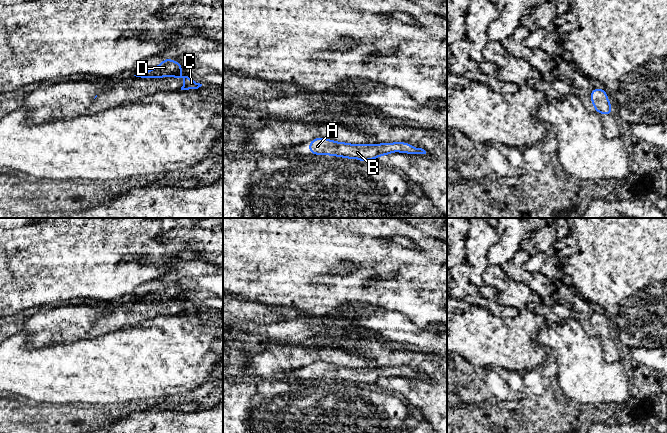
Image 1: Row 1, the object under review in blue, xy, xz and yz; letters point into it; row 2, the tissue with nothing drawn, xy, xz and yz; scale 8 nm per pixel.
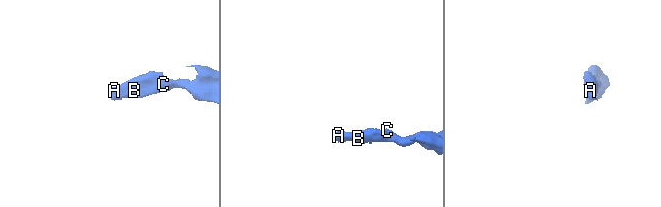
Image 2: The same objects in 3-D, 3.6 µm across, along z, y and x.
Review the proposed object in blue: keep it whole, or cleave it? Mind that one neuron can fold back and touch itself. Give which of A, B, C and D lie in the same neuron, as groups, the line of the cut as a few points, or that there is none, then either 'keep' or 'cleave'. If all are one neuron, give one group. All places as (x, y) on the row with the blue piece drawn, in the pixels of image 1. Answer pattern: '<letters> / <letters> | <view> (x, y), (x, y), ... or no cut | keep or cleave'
A B C D | no cut | keep

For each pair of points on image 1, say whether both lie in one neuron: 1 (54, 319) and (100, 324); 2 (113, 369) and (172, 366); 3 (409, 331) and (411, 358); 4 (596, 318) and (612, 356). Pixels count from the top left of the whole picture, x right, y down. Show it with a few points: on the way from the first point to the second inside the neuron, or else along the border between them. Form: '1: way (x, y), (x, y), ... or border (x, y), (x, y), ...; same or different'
1: way (65, 323), (89, 325); same
2: way (128, 366), (157, 366); same
3: border (386, 343), (402, 344), (409, 347); different
4: way (601, 327), (609, 347); same

